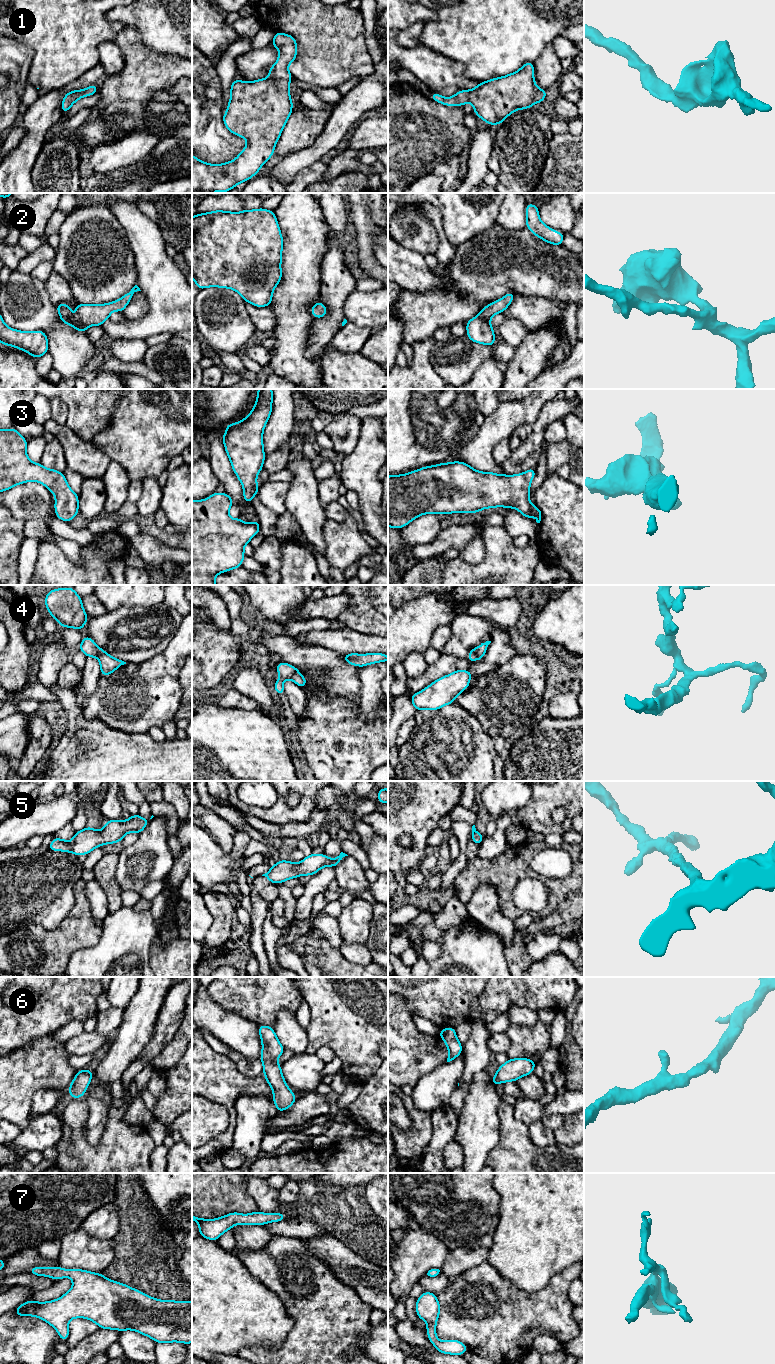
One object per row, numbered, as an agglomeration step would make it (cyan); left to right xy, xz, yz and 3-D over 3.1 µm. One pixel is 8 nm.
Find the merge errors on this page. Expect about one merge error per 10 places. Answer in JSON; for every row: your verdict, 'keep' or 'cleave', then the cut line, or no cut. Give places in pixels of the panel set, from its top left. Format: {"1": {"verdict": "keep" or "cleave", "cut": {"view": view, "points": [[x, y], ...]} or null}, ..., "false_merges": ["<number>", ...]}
{"1": {"verdict": "keep", "cut": null}, "2": {"verdict": "keep", "cut": null}, "3": {"verdict": "keep", "cut": null}, "4": {"verdict": "keep", "cut": null}, "5": {"verdict": "keep", "cut": null}, "6": {"verdict": "keep", "cut": null}, "7": {"verdict": "keep", "cut": null}, "false_merges": []}

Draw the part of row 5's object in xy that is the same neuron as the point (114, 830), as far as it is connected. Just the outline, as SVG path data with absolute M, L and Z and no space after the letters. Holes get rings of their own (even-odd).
M137 814L131 815L131 817L125 821L120 821L119 819L108 820L106 823L104 823L104 828L102 831L98 831L92 827L87 826L83 830L75 832L74 836L72 837L72 843L69 840L63 840L55 837L51 841L47 850L71 852L77 856L83 854L88 855L93 849L95 849L96 847L100 847L101 845L121 842L124 835L127 833L134 832L140 834L145 829L150 819L142 818L139 814ZM152 815L150 819L152 819L153 817L154 816Z

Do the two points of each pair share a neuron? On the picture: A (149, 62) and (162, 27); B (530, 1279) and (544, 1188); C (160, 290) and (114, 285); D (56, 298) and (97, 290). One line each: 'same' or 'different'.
A: different
B: same
C: different
D: different

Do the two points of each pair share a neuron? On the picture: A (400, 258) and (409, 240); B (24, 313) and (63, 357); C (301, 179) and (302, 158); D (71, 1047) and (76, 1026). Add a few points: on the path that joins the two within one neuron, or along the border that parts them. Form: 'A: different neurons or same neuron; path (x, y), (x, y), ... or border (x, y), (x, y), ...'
A: different neurons; border (398, 242), (403, 247), (423, 255)
B: same neuron; path (38, 316), (63, 343)
C: different neurons; border (319, 160), (303, 168), (290, 182)
D: different neurons; border (83, 1031), (65, 1041)

